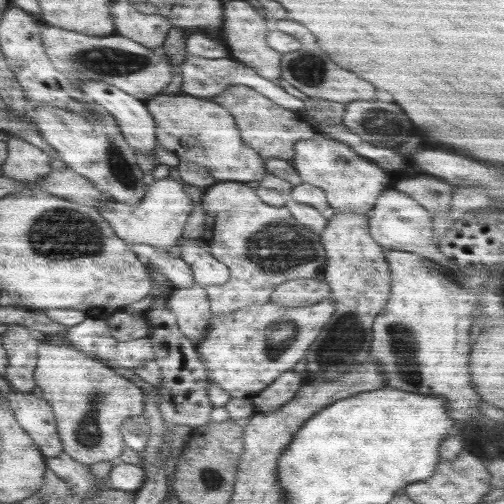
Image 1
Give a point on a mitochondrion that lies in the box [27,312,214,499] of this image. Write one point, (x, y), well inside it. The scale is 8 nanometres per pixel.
(89, 434)

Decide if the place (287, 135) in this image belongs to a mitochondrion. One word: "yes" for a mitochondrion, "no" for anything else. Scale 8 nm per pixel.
no

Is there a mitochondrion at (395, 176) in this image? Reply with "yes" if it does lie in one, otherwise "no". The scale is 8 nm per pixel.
no

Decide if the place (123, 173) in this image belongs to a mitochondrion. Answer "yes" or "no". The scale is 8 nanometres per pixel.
yes

